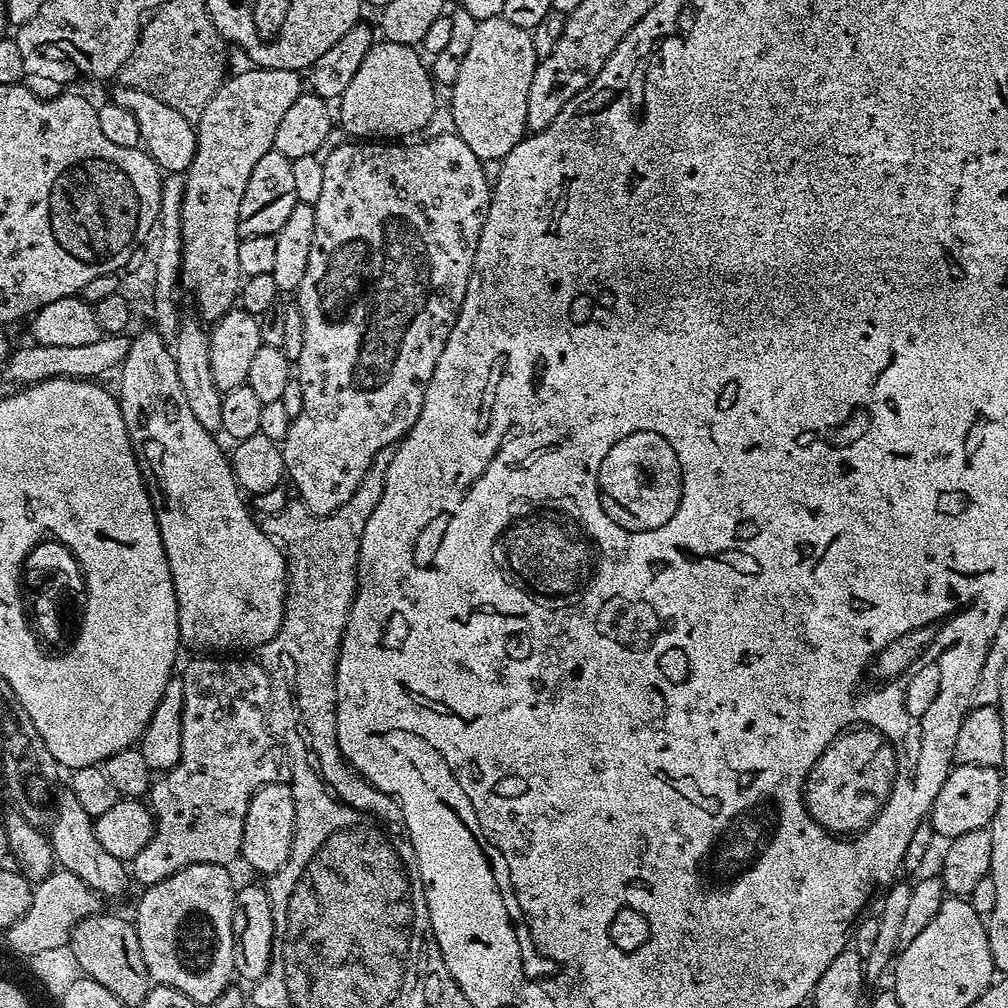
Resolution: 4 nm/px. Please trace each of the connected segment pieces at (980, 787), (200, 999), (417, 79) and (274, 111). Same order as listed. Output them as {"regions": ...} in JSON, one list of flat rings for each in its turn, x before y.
{"regions":[[[956,764,932,803,930,823,933,833,937,837,951,838,970,834,970,830,988,828,998,810,998,798,1002,798,1002,782,997,769,977,764]],[[222,864,186,866,162,882,147,885,134,916,150,980,186,994,198,1006,215,1002,234,980,232,915,236,888,228,871]],[[373,43,372,49,362,58,358,74,350,81,350,86,341,94,338,107,338,124,352,138,412,138,415,132,424,132,428,123,436,115,438,101,432,76,426,65,420,61,421,53,406,44]],[[248,66,237,76,229,75,224,83,206,102,202,118,195,121,196,153,186,173,185,197,182,198,181,234,184,252,181,254,180,284,183,291,196,299,195,311,200,320,215,322,221,320,238,300,242,285,242,273,238,266,238,246,242,237,238,234,238,210,242,206,242,194,246,194,246,182,254,165,262,154,273,151,274,134,278,134,278,122,282,122,286,110,302,95,300,72,274,70]]]}

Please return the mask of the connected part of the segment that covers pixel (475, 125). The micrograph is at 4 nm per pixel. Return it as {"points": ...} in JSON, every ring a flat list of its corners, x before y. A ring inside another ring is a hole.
{"points":[[504,16,477,23,470,50,466,50,466,58,462,58,462,70,458,70,458,78,450,85,450,124,456,127,453,128,455,135,460,136,482,162,503,160,528,132,526,98,530,95,530,81,537,63,531,32,506,22]]}

